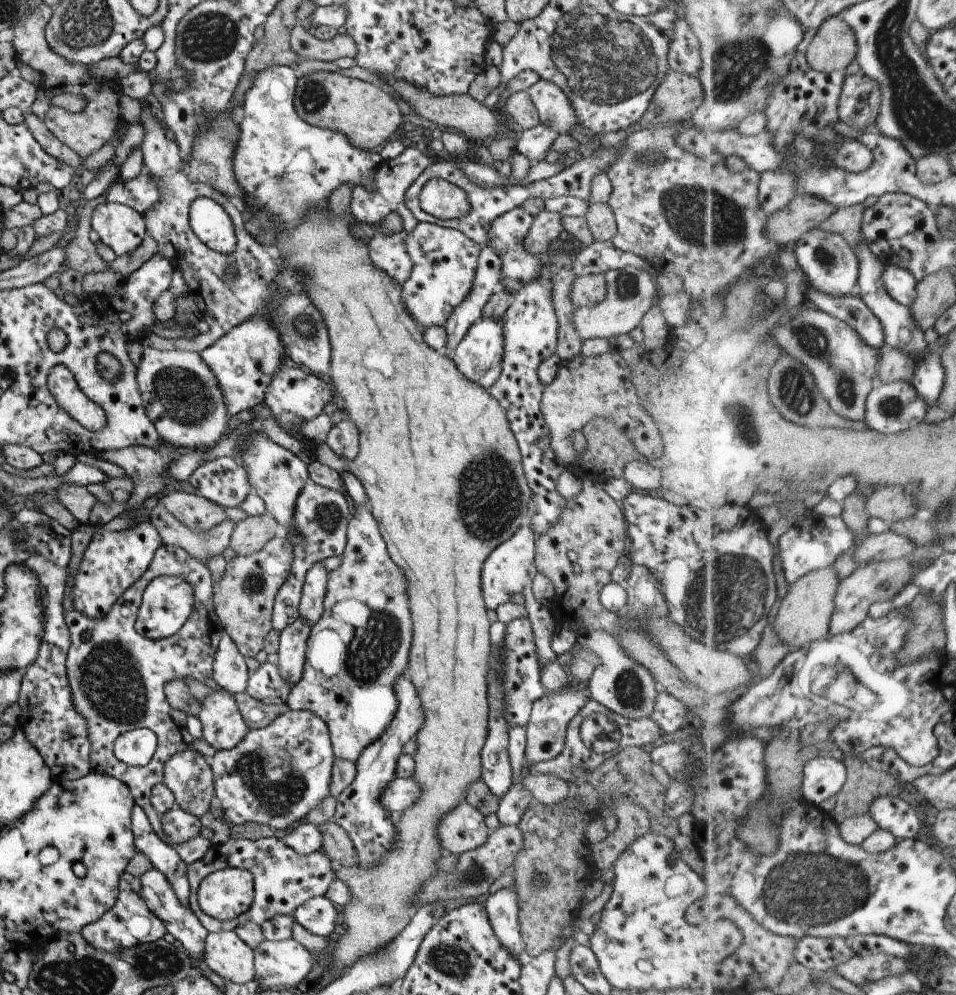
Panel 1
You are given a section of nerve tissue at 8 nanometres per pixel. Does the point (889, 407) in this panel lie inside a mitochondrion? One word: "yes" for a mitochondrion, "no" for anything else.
yes

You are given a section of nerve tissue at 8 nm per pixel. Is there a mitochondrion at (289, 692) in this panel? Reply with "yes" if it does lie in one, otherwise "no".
no

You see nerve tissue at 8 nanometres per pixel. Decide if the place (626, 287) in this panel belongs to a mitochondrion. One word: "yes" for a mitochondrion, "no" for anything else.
yes

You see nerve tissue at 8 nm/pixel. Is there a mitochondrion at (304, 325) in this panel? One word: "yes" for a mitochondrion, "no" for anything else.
yes

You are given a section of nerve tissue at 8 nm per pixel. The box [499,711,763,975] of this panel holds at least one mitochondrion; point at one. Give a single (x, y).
(540, 881)

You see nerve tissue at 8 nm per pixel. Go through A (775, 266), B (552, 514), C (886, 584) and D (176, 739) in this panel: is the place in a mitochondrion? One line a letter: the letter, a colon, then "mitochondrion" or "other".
A: other
B: other
C: mitochondrion
D: other

